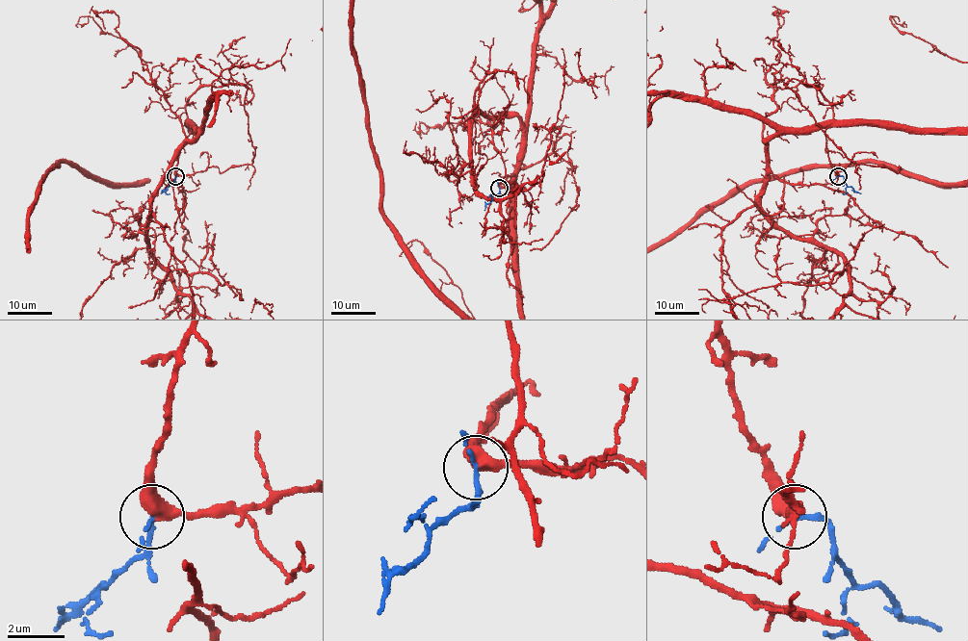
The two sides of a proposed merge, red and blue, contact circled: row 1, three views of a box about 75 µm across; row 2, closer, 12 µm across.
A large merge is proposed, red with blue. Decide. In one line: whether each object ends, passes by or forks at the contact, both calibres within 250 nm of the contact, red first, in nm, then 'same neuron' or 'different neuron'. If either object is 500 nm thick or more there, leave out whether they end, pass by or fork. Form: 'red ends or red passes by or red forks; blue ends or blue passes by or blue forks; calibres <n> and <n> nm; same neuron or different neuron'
red passes by; blue passes by; calibres 440 and 140 nm; same neuron

